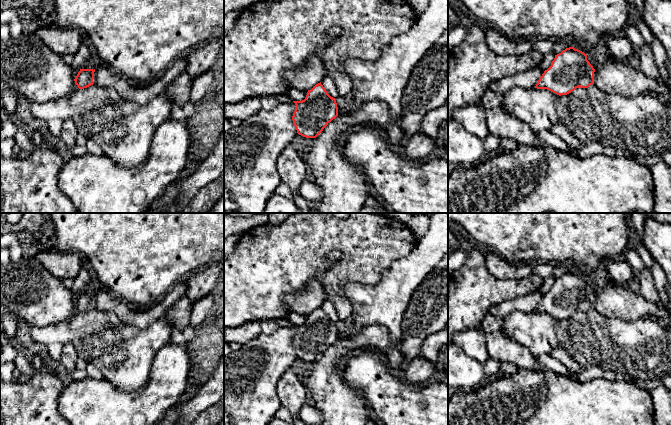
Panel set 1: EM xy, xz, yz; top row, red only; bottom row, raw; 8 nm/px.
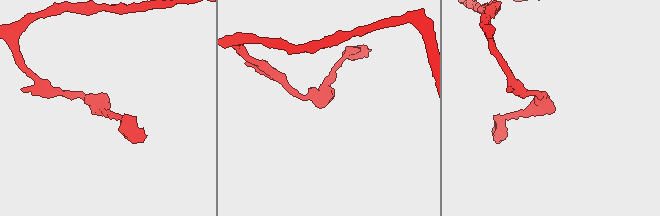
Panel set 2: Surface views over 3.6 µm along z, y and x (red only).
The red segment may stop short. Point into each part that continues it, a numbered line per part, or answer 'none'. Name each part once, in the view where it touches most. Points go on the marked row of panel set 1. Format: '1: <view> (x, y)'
none

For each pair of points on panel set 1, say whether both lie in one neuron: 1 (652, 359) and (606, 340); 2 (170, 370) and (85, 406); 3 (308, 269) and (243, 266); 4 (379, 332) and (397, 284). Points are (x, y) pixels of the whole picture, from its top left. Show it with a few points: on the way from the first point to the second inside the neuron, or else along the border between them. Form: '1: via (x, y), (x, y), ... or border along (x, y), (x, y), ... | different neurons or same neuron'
1: via (641, 349), (617, 345) | same neuron
2: via (150, 391), (135, 406), (106, 406) | same neuron
3: via (292, 267), (259, 267) | same neuron
4: border along (358, 331), (381, 324), (389, 339), (396, 343) | different neurons

